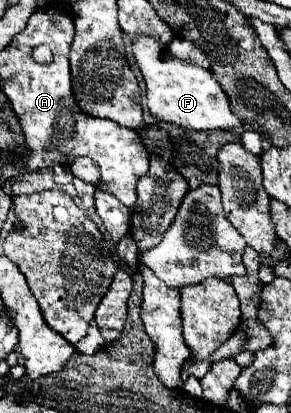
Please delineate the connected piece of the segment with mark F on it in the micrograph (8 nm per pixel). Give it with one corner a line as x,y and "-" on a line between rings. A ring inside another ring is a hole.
138,35
132,39
132,53
146,81
148,107
158,121
170,121
188,129
242,127
242,121
230,111
228,97
222,91
222,87
216,83
210,71
186,61
166,59
162,55
164,51
166,47
156,43
152,37

